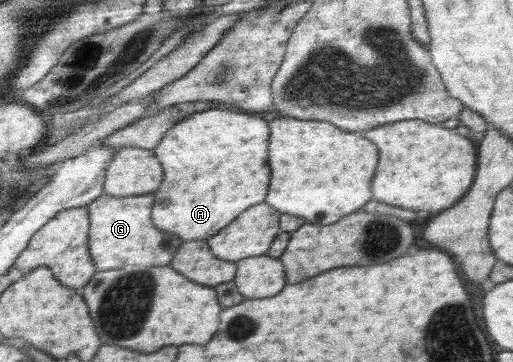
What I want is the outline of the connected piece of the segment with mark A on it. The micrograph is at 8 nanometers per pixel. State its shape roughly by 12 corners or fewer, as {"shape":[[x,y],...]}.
{"shape":[[194,113],[152,150],[182,243],[262,203],[269,115]]}

